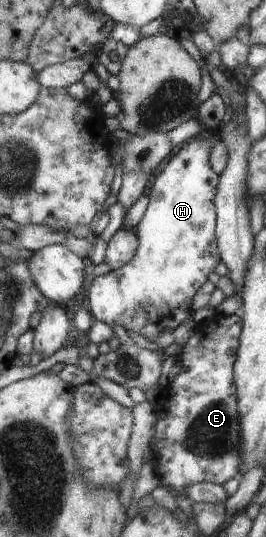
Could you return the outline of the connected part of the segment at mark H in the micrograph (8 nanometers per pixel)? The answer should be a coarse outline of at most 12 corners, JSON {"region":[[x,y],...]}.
{"region":[[211,132],[154,178],[91,315],[156,340],[220,261]]}

